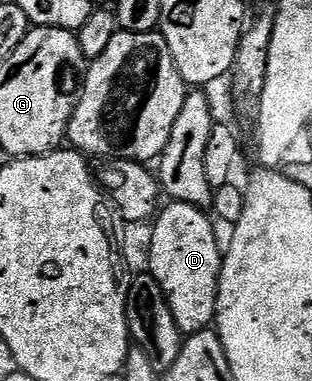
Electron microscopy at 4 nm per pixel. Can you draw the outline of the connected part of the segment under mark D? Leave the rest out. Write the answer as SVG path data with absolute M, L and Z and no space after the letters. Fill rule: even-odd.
M172 201L168 203L168 206L166 205L159 210L158 216L151 226L151 228L153 227L152 242L148 245L147 272L158 283L158 287L162 287L162 295L166 295L166 303L170 303L174 323L178 323L181 334L200 333L209 328L216 320L222 241L220 245L219 239L216 238L216 229L212 226L213 218L205 210L196 205L188 205L184 201Z

